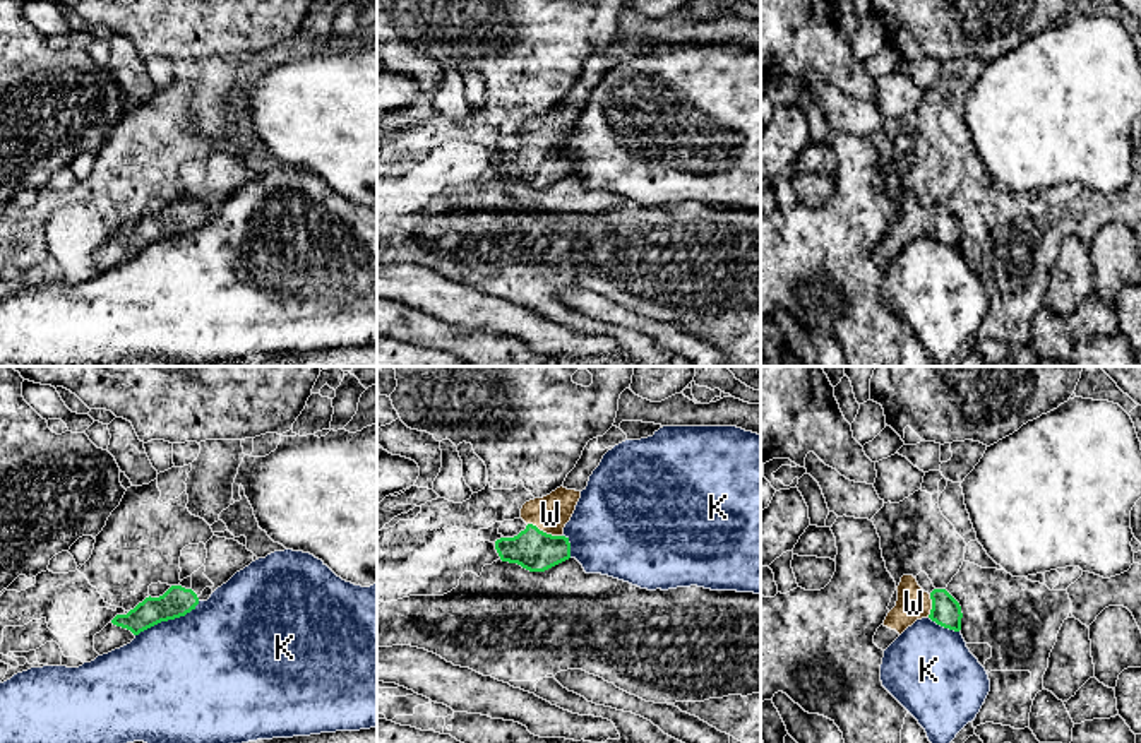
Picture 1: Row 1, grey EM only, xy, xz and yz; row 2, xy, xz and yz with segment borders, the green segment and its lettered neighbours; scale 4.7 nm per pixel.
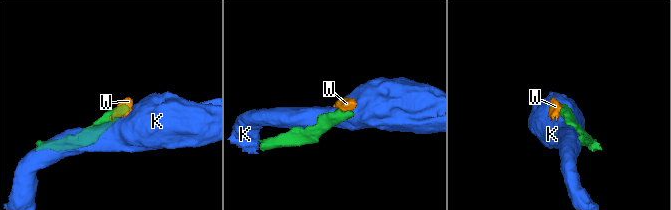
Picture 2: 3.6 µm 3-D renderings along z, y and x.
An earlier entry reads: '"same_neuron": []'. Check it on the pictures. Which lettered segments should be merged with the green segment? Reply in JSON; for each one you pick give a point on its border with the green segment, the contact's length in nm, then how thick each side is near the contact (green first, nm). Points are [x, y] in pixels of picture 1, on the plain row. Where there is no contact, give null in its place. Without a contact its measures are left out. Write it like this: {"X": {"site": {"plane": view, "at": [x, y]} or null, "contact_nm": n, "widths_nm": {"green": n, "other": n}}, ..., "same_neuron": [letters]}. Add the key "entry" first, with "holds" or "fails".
{"entry": "fails", "W": {"site": {"plane": "xz", "at": [545, 149]}, "contact_nm": 170, "widths_nm": {"green": 190, "other": 170}}, "same_neuron": ["W"]}

